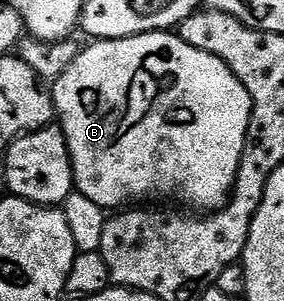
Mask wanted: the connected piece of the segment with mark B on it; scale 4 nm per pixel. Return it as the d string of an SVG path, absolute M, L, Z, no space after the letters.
M172 31L144 32L138 36L128 36L118 40L94 39L89 45L82 47L77 56L63 70L58 80L52 81L51 95L53 110L59 121L61 133L65 136L65 145L69 148L69 157L73 163L73 182L76 191L82 192L91 202L95 202L106 210L121 210L126 206L133 206L136 200L145 200L148 196L158 196L161 200L177 199L179 203L189 208L198 208L201 214L212 214L218 208L225 207L237 183L237 171L243 158L245 149L245 135L249 133L249 119L253 116L253 99L251 94L233 75L231 69L219 58L207 54L203 50L195 50L187 42L183 42L180 35Z

